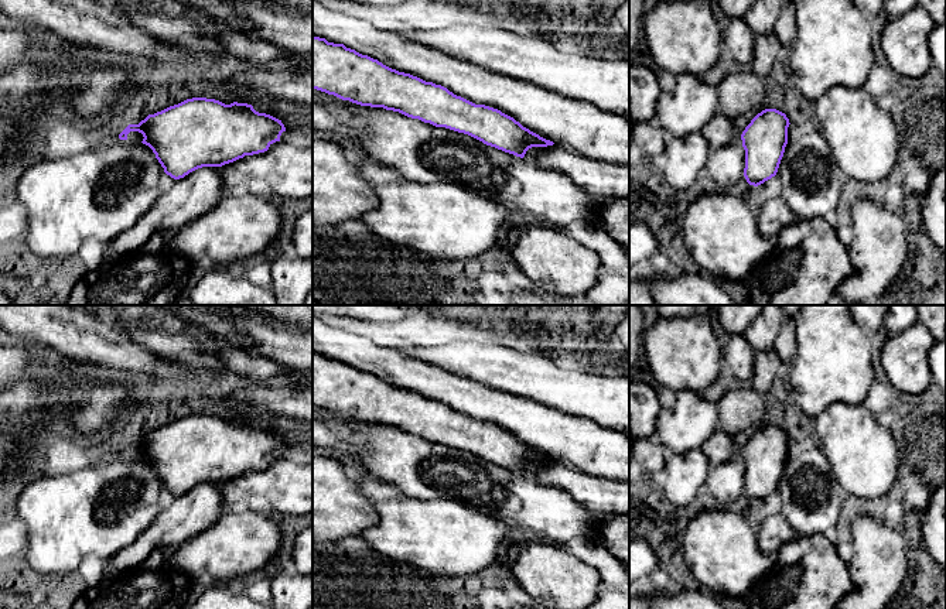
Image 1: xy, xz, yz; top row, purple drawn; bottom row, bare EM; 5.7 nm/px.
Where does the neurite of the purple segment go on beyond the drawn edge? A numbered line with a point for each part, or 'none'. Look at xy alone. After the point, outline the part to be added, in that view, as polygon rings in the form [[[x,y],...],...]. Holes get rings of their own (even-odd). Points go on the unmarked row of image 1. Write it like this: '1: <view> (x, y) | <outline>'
none

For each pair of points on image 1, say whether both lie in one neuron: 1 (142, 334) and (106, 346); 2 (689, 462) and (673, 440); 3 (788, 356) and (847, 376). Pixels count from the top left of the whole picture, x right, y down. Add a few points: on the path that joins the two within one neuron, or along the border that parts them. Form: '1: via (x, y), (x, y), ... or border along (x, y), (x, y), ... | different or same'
1: border along (120, 321), (127, 336), (159, 356) | different
2: via (682, 461), (672, 454), (673, 447) | same
3: border along (793, 324), (795, 358), (791, 363) | different

